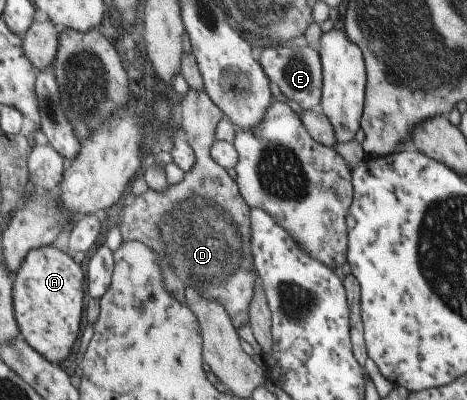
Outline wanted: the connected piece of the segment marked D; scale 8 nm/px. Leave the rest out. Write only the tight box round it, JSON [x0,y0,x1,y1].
[118,89,255,329]

